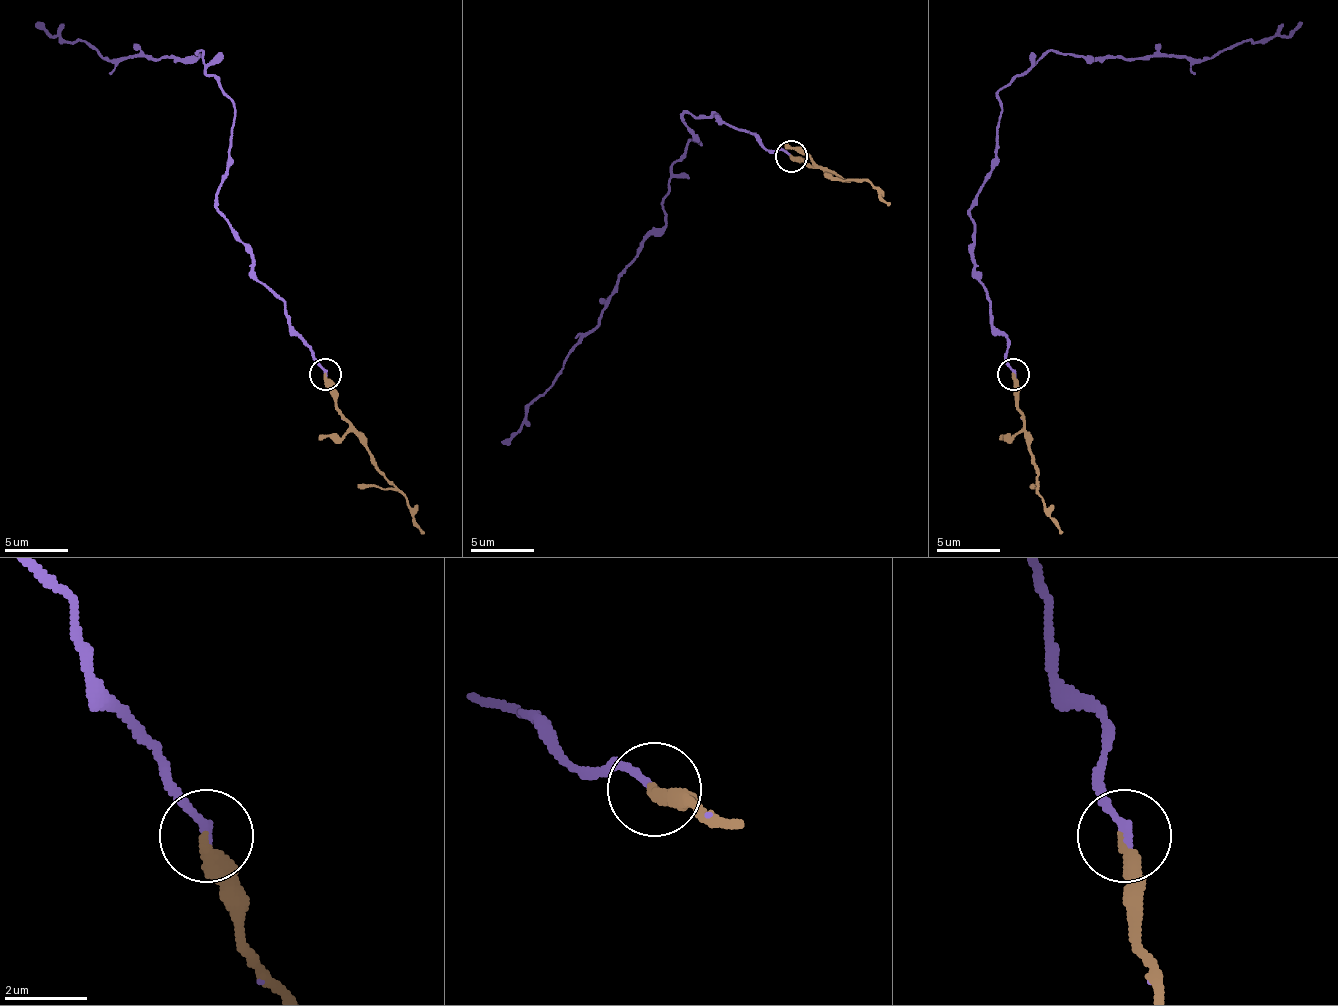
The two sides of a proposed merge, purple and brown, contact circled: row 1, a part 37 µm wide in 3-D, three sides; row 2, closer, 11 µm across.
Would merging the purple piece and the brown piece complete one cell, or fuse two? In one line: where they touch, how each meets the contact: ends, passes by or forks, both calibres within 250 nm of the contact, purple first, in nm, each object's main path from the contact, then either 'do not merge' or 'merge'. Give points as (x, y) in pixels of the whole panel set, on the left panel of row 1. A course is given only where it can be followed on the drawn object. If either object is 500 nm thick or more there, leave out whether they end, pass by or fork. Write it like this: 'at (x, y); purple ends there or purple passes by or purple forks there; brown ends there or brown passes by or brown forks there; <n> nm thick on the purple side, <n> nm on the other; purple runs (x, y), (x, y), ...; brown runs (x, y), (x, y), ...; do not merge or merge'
at (325, 374); purple ends there; brown ends there; 190 nm thick on the purple side, 360 nm on the other; purple runs (326, 373), (221, 211), (233, 102), (205, 70), (202, 51), (103, 57), (36, 22); brown runs (326, 373), (336, 411), (380, 472), (399, 491), (425, 533); merge

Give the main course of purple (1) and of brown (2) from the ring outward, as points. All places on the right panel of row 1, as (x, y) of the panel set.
1: (1014, 373), (976, 278), (969, 211), (995, 156), (998, 92), (1049, 51), (1215, 57), (1301, 22)
2: (1014, 373), (1017, 411), (1036, 472), (1036, 491), (1062, 533)

